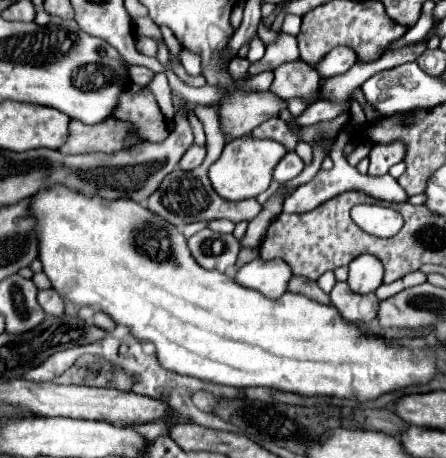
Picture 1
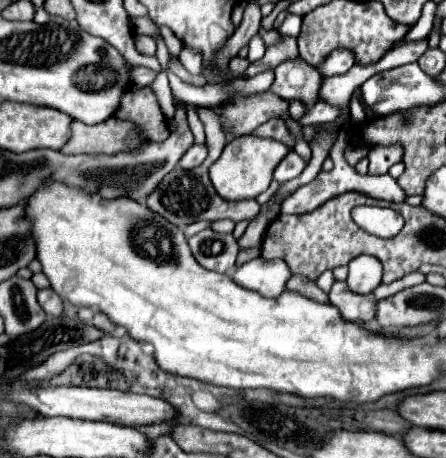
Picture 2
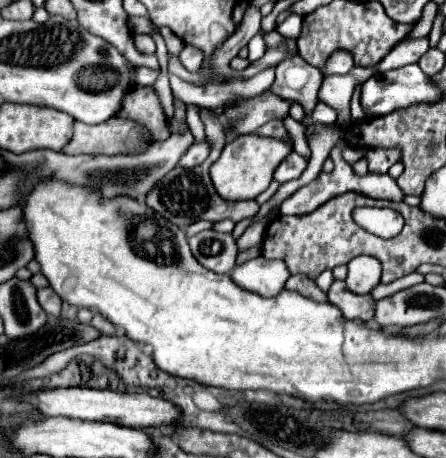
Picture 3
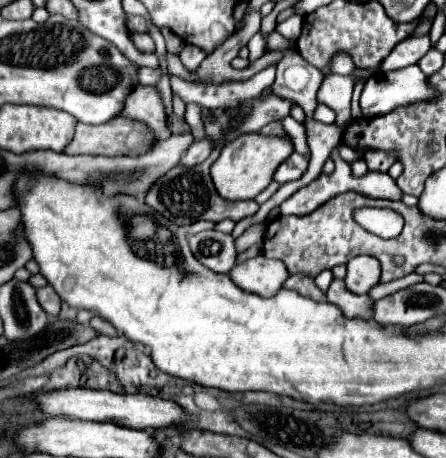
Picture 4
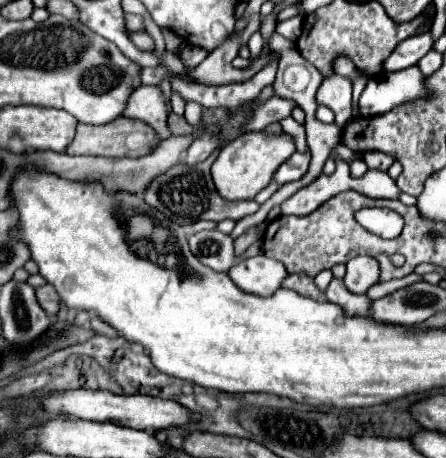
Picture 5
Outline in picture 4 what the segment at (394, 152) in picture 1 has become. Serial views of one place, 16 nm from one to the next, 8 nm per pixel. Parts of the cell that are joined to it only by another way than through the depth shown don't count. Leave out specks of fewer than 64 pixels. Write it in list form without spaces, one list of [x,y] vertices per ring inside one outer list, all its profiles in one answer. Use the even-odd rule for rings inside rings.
[[[366,152],[366,164],[370,170],[388,172],[388,168],[396,162],[396,154],[390,152]]]

